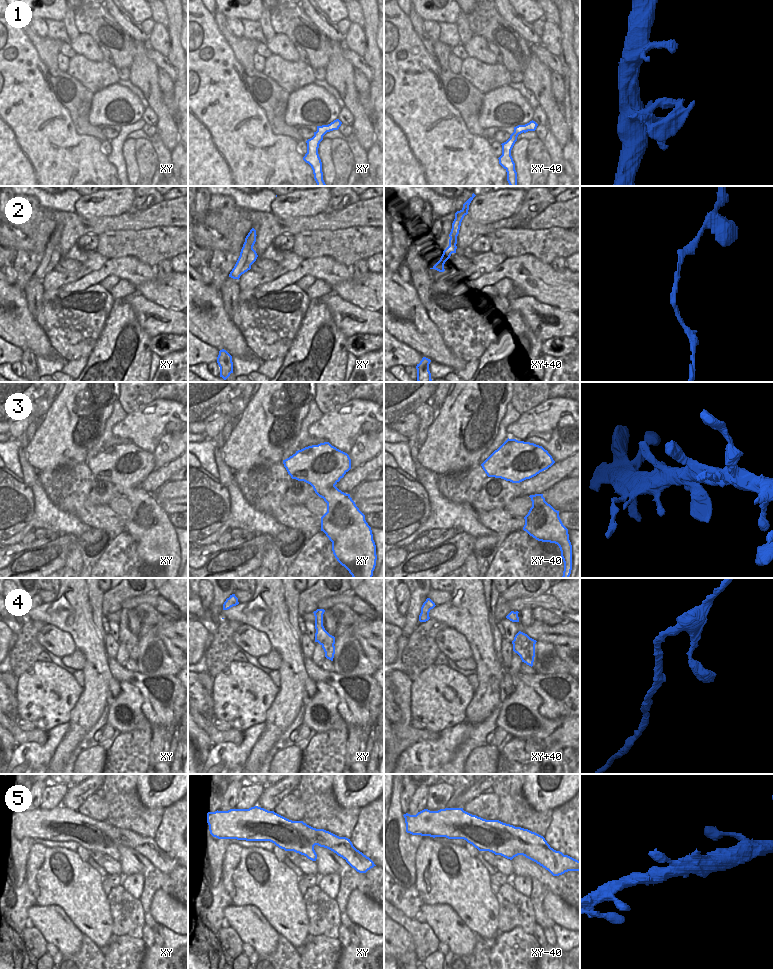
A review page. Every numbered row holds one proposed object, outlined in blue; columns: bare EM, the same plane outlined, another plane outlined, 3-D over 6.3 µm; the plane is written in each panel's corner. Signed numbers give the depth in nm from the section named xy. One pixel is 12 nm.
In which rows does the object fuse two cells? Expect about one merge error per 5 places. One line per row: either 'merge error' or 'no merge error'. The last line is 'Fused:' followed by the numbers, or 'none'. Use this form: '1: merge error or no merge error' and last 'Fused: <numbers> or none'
1: merge error
2: no merge error
3: no merge error
4: no merge error
5: no merge error
Fused: 1

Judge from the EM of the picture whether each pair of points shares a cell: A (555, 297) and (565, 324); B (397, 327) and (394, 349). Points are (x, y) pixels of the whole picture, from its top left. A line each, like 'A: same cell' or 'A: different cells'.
A: different cells
B: different cells

